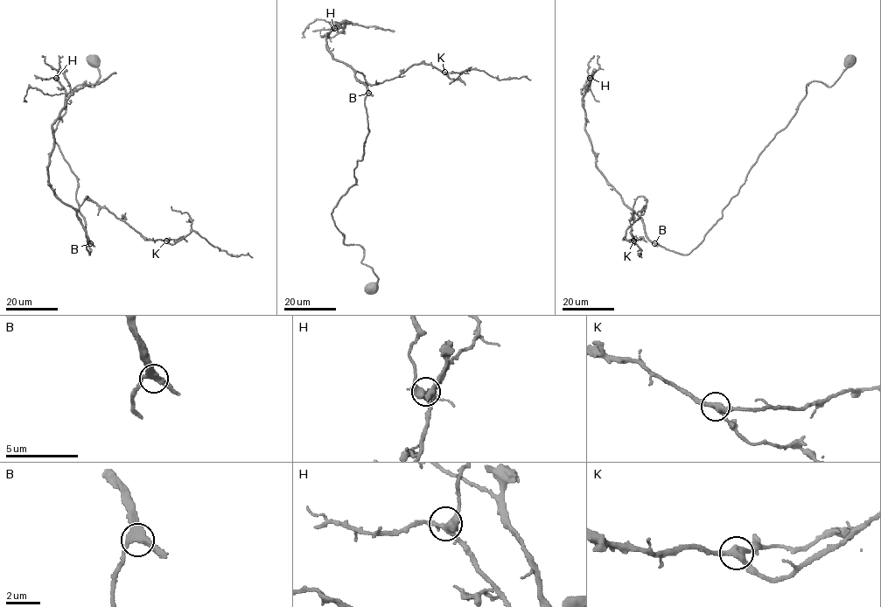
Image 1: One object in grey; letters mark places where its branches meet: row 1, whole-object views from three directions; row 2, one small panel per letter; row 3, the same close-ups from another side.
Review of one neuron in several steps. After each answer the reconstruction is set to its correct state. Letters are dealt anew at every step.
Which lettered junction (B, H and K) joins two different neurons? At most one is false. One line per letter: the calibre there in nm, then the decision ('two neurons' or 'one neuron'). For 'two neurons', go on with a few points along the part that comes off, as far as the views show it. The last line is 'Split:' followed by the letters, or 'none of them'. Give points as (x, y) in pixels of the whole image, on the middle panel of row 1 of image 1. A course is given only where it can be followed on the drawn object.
B: calibre 360 nm; one neuron
H: calibre 360 nm; one neuron
K: calibre 360 nm; one neuron
Split: none of them

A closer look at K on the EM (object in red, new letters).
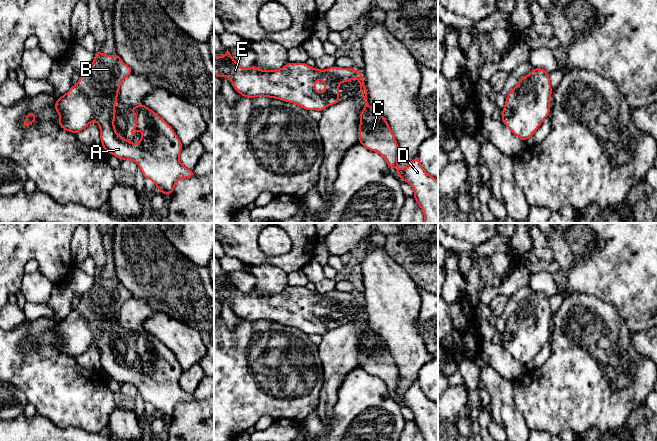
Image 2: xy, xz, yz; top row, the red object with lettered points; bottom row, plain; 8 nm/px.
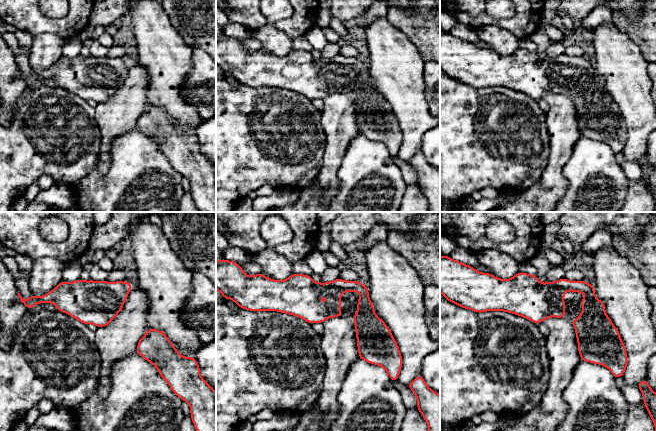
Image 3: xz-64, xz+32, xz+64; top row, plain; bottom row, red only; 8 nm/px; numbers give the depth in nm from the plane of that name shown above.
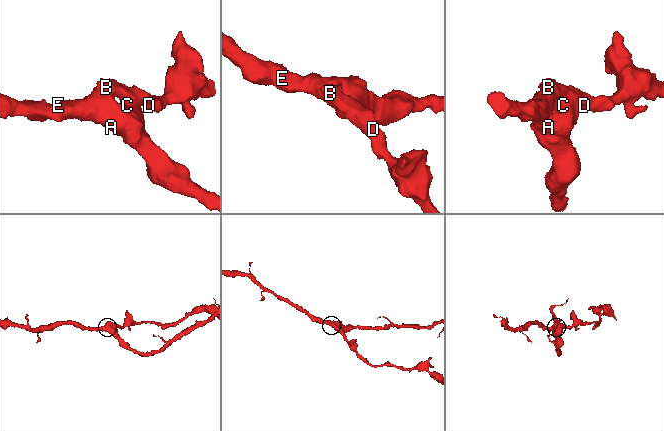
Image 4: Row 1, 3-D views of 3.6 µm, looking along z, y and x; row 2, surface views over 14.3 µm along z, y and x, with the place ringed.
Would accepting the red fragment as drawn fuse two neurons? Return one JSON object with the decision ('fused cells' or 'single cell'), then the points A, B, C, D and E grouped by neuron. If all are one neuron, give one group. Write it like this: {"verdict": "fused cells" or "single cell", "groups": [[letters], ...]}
{"verdict": "single cell", "groups": [["A", "B", "C", "D", "E"]]}

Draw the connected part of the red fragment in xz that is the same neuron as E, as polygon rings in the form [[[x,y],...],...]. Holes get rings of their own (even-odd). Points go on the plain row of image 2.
[[[227,273],[223,281],[214,279],[214,298],[220,302],[228,300],[233,312],[243,321],[255,322],[265,320],[277,322],[285,326],[297,328],[308,335],[318,334],[321,336],[328,329],[339,326],[339,308],[341,306],[349,306],[357,301],[359,304],[358,307],[360,308],[361,320],[365,325],[364,333],[360,337],[358,367],[371,375],[381,378],[385,382],[389,392],[396,392],[399,402],[412,410],[414,414],[413,421],[423,435],[424,441],[438,441],[438,404],[425,395],[418,380],[404,393],[400,393],[397,390],[397,384],[400,378],[399,370],[384,340],[368,328],[368,318],[361,296],[355,293],[340,292],[337,290],[326,294],[319,294],[308,290],[306,287],[287,287],[283,292],[278,294],[259,294],[254,288],[249,293],[243,293],[232,282]],[[321,303],[325,308],[325,315],[317,316],[315,314],[315,306]]]

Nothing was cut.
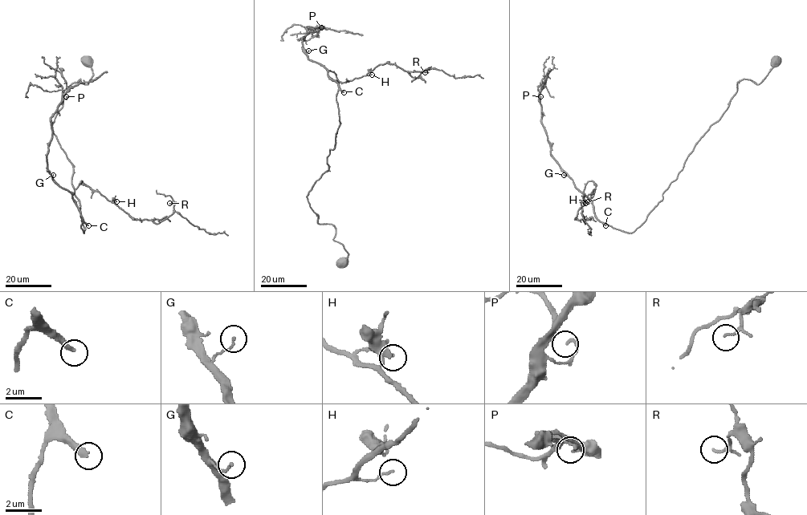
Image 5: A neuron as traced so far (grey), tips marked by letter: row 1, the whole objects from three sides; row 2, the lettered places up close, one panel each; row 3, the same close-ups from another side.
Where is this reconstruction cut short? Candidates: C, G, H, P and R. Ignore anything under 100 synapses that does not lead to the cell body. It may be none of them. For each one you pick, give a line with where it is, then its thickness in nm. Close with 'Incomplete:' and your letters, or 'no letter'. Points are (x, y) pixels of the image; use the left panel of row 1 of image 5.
C: place (88, 225); calibre 260 nm
Incomplete: C

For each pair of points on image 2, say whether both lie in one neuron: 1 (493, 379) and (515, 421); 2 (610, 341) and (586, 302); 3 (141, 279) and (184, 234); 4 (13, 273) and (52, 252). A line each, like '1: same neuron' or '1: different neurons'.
1: same neuron
2: same neuron
3: different neurons
4: same neuron

